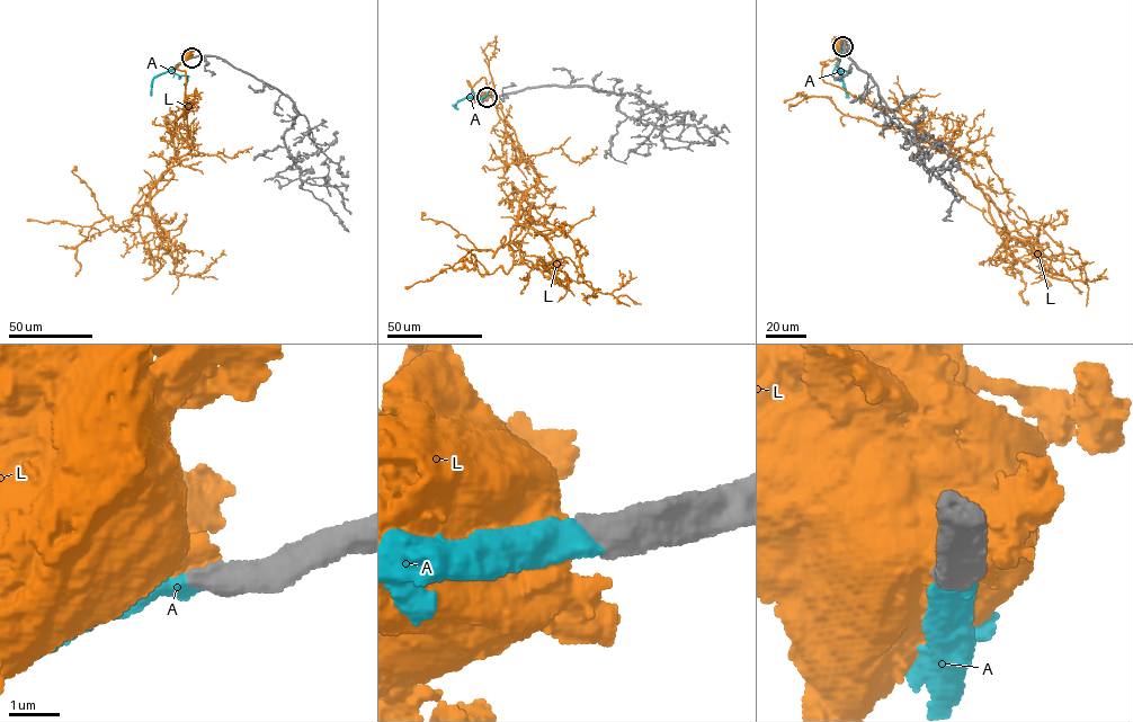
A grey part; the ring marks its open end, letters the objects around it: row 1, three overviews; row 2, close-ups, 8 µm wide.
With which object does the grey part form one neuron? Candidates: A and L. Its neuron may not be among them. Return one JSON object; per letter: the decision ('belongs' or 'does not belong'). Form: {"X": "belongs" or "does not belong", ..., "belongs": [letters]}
{"A": "belongs", "L": "does not belong", "belongs": ["A"]}

